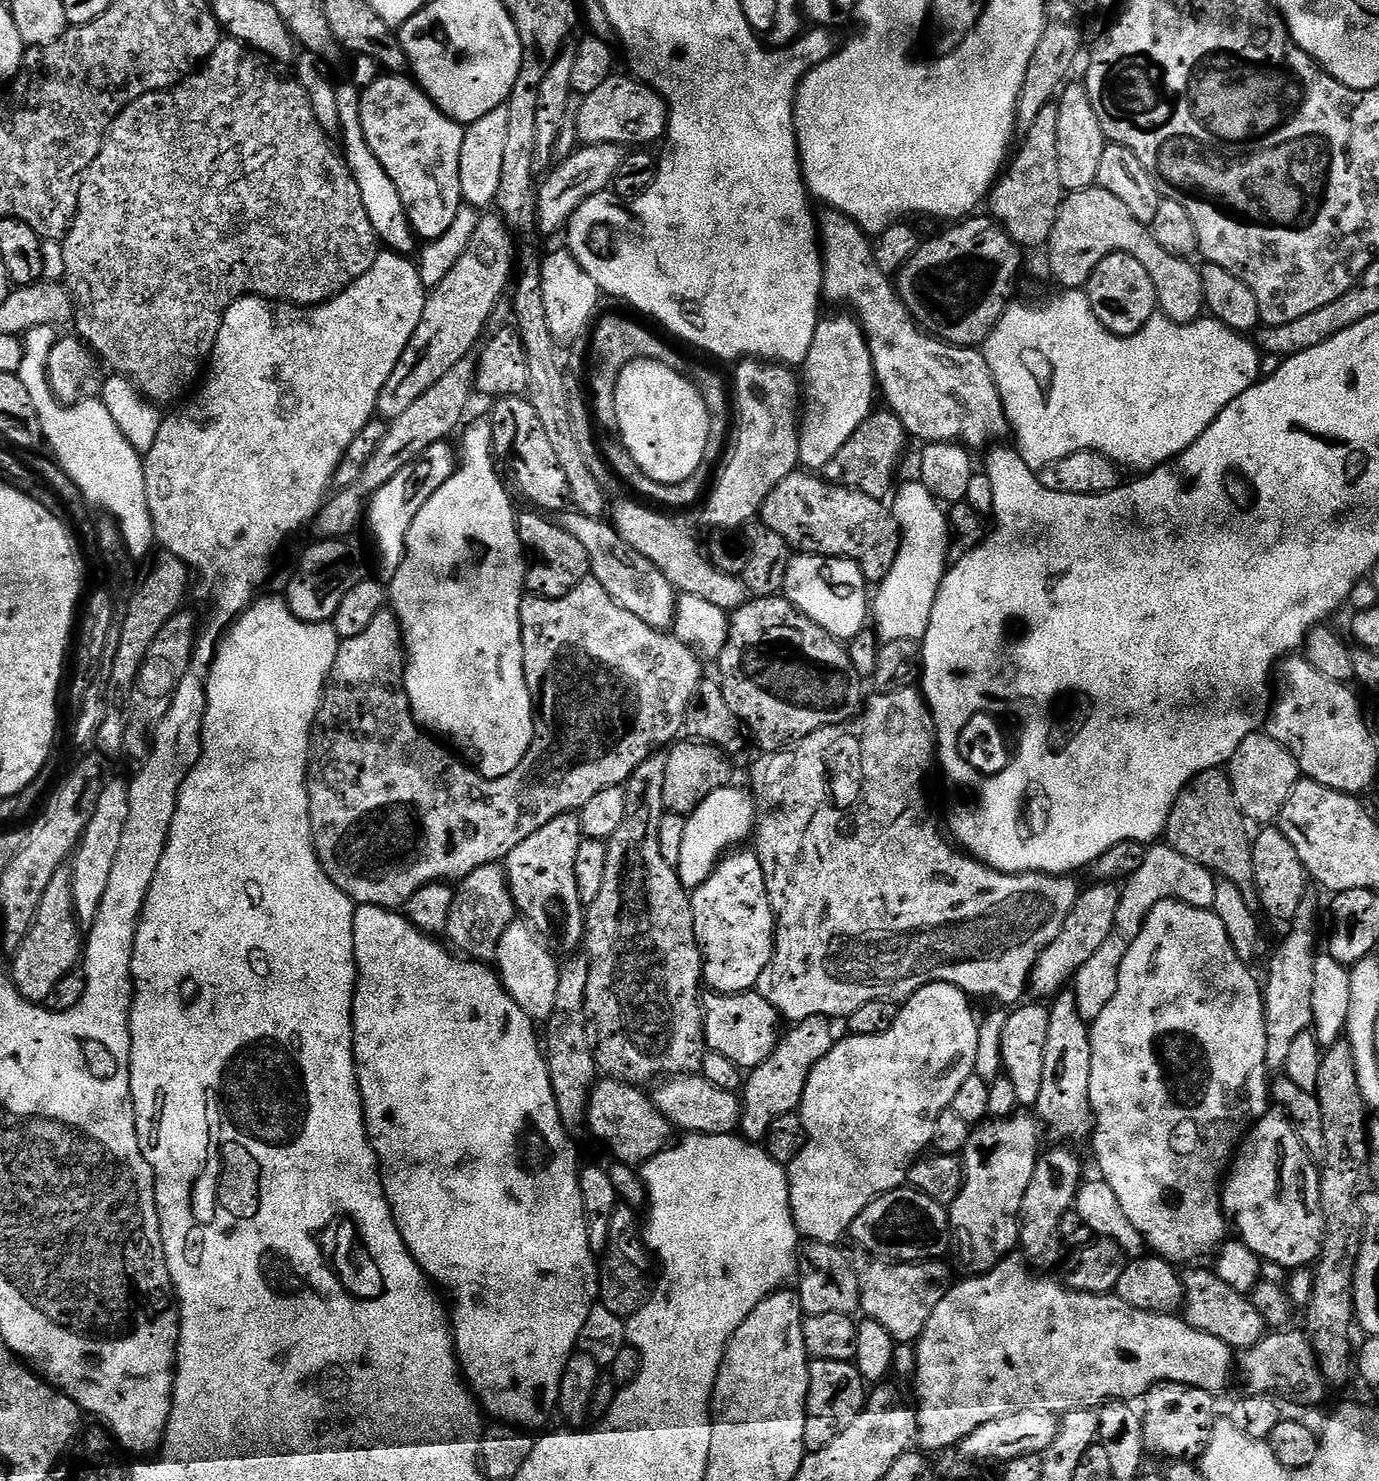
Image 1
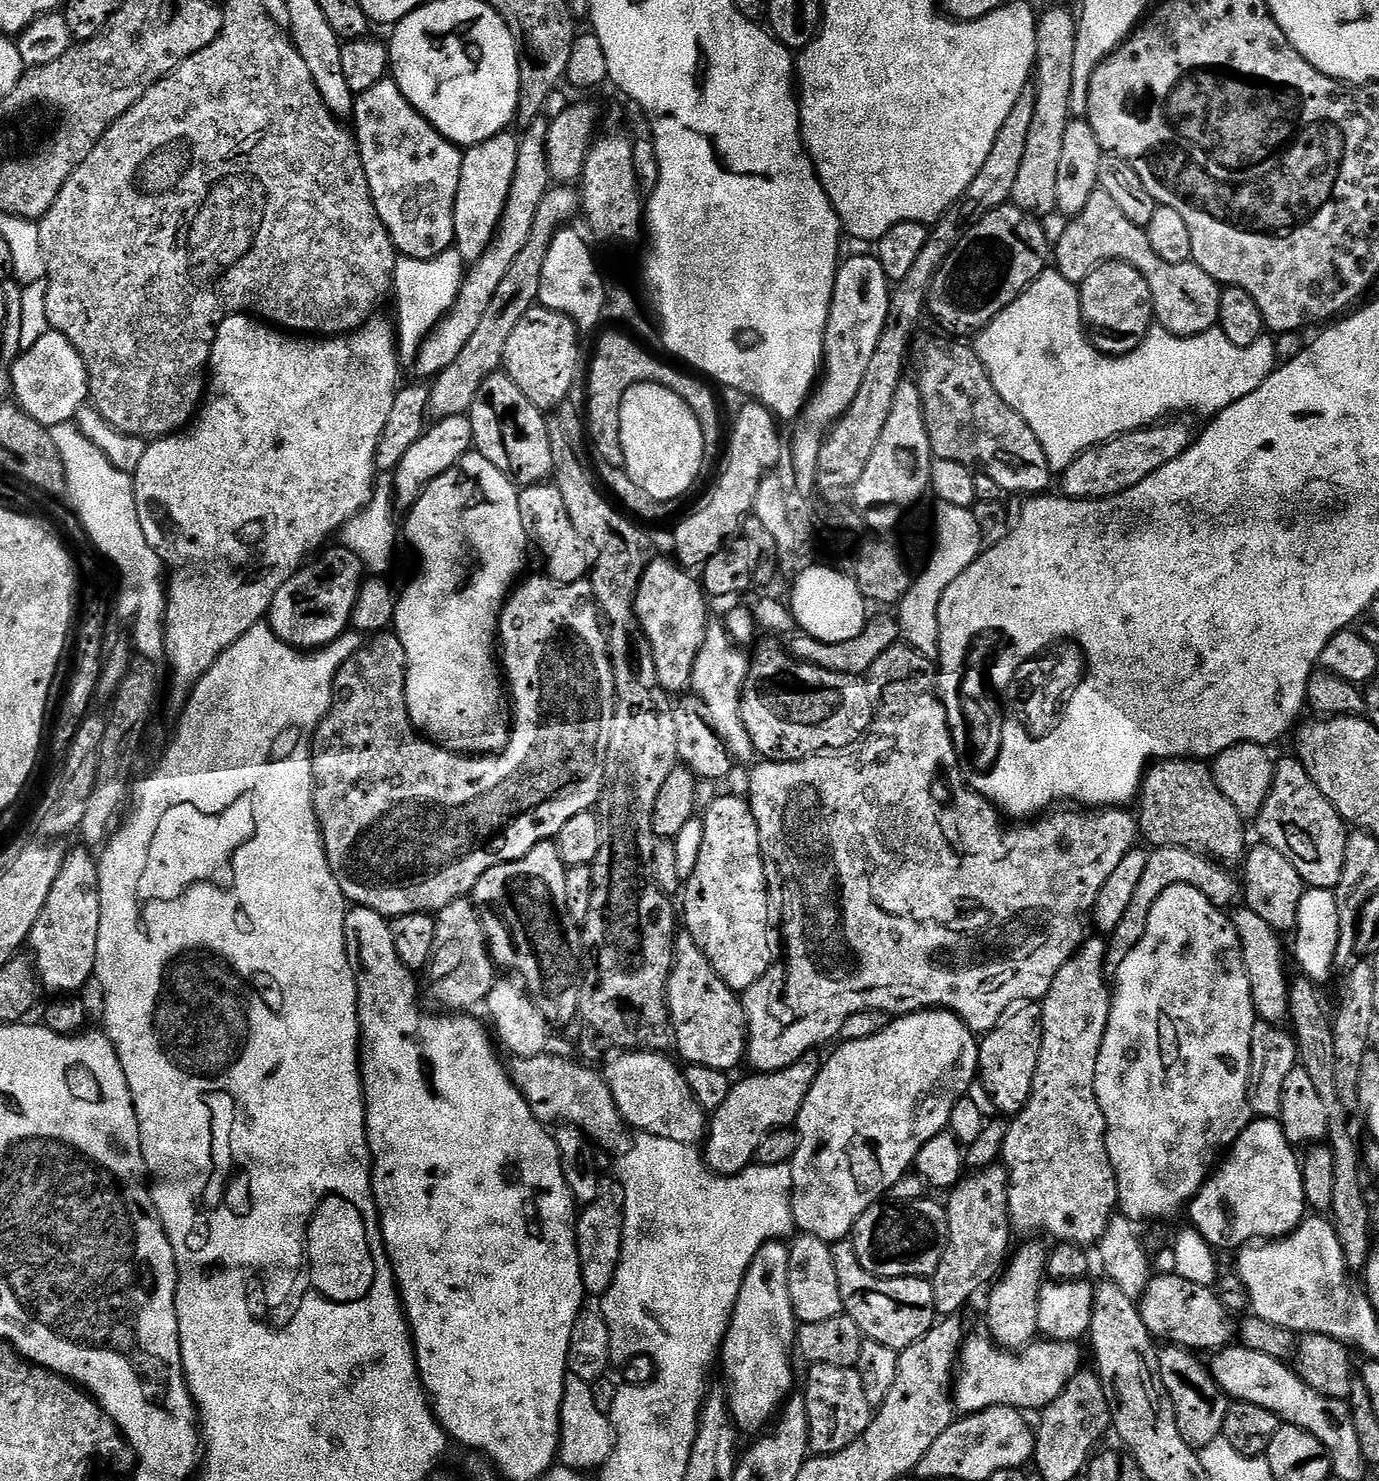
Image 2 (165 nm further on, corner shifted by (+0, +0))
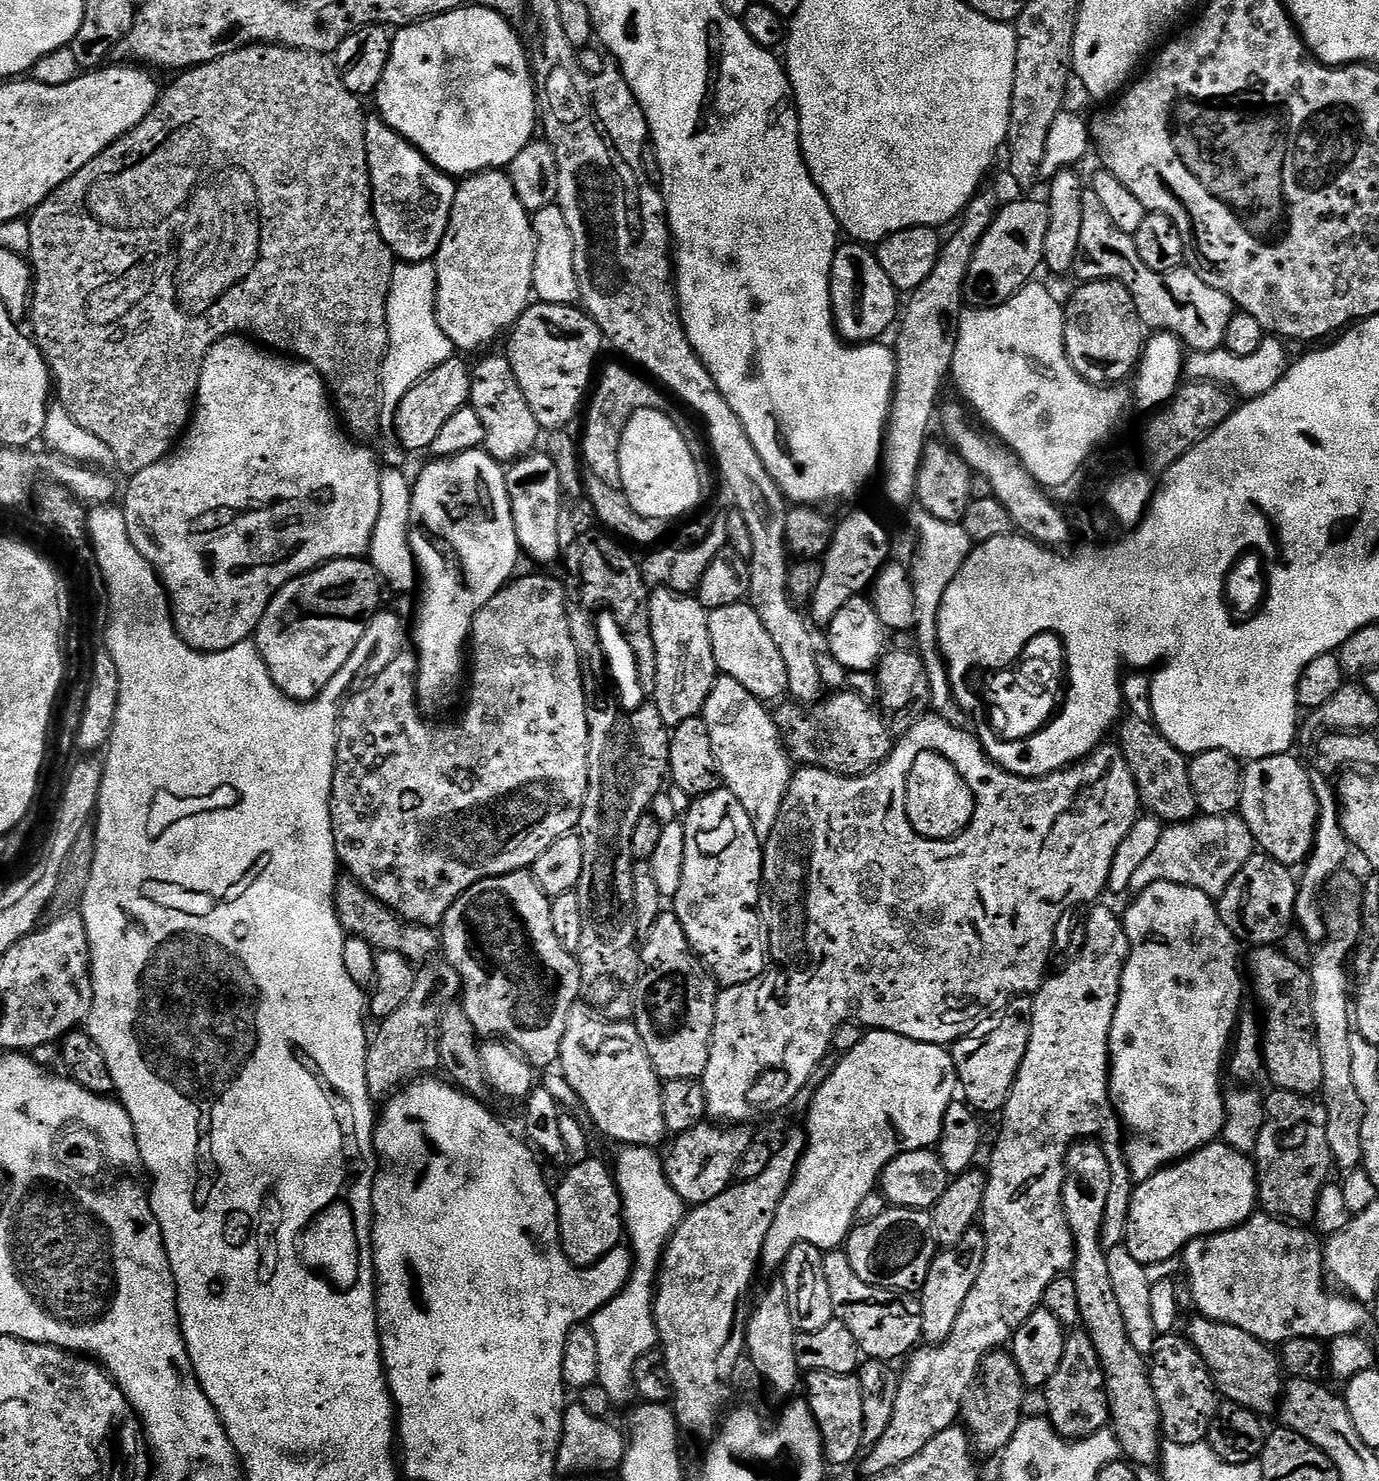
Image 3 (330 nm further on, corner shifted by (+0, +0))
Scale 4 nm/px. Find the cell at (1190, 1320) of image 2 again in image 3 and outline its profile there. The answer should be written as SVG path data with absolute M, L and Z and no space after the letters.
M1197 1315L1195 1319L1189 1322L1186 1336L1200 1351L1200 1356L1208 1367L1208 1373L1212 1375L1216 1384L1217 1393L1227 1403L1249 1408L1261 1418L1268 1418L1271 1412L1273 1415L1286 1388L1281 1357L1277 1353L1275 1356L1272 1353L1275 1351L1264 1341L1246 1334L1246 1330L1238 1330L1238 1326L1207 1320L1201 1315Z

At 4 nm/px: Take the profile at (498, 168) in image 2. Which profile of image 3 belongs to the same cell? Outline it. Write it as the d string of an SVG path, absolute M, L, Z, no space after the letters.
M507 171L478 172L459 181L450 222L442 238L442 246L436 252L436 317L442 334L450 338L453 349L461 353L476 352L503 337L518 322L518 318L533 303L534 258L536 235L532 216L518 202L514 194L514 182Z

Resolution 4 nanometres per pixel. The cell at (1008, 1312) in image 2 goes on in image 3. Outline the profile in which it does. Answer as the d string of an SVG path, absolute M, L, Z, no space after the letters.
M997 1350L988 1355L976 1371L970 1390L960 1407L960 1420L966 1429L970 1444L981 1457L1003 1453L1004 1447L1014 1438L1024 1408L1024 1379L1014 1362L1011 1351Z

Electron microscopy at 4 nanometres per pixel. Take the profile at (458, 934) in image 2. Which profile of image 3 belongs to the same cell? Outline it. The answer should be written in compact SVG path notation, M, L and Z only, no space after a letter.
M428 962L423 965L416 973L416 985L413 987L413 990L410 992L410 996L406 999L406 1002L399 1006L398 1010L394 1011L394 1014L390 1014L388 1017L381 1019L379 1021L378 1026L380 1029L377 1030L376 1036L375 1032L374 1035L371 1037L370 1043L368 1045L368 1057L366 1058L366 1082L368 1083L368 1093L372 1095L373 1101L376 1102L384 1102L387 1101L389 1096L396 1095L397 1092L400 1091L401 1087L407 1085L409 1082L415 1082L425 1074L432 1074L440 1068L440 1055L438 1054L438 1042L436 1039L440 1037L440 1017L444 1015L444 1009L449 1007L453 1003L452 1000L461 995L462 989L460 987L460 975L456 972L455 967L447 962L441 962L441 964L432 964L436 962Z

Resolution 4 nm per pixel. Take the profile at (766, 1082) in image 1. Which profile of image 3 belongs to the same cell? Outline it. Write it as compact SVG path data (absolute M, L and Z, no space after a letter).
M705 1122L694 1130L679 1133L673 1139L676 1141L673 1142L668 1157L663 1157L663 1168L670 1186L685 1205L705 1204L710 1202L710 1198L718 1198L718 1194L732 1187L736 1180L738 1158L742 1158L742 1154L746 1154L754 1142L754 1136L748 1131L744 1126L717 1126Z

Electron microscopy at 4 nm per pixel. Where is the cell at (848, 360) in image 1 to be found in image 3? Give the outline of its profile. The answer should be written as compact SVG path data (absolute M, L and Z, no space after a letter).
M848 242L836 249L831 264L831 304L833 320L841 339L851 344L873 343L892 325L900 312L899 293L882 269L875 253L863 243Z

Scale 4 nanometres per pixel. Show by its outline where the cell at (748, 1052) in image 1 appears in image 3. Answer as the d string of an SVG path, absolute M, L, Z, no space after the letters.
M661 911L660 915L652 921L647 932L648 937L645 940L643 937L640 948L640 981L636 984L634 993L636 1029L640 1040L646 1046L646 1054L650 1054L650 1062L656 1067L661 1081L700 1080L706 1070L706 1062L710 1058L718 985L693 952L686 938L686 930L682 930L682 922L676 916L675 911Z

